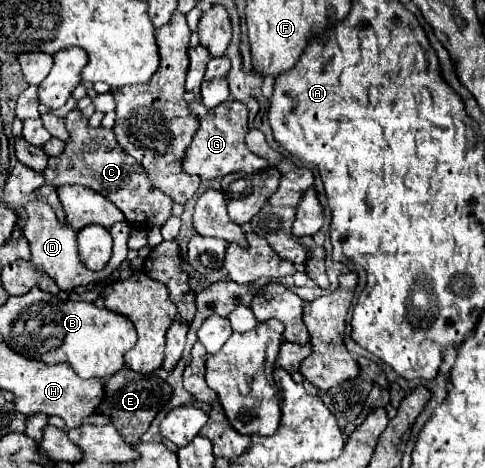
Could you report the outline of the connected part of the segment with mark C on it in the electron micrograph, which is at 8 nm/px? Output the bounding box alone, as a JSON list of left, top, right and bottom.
[44,109,172,229]

